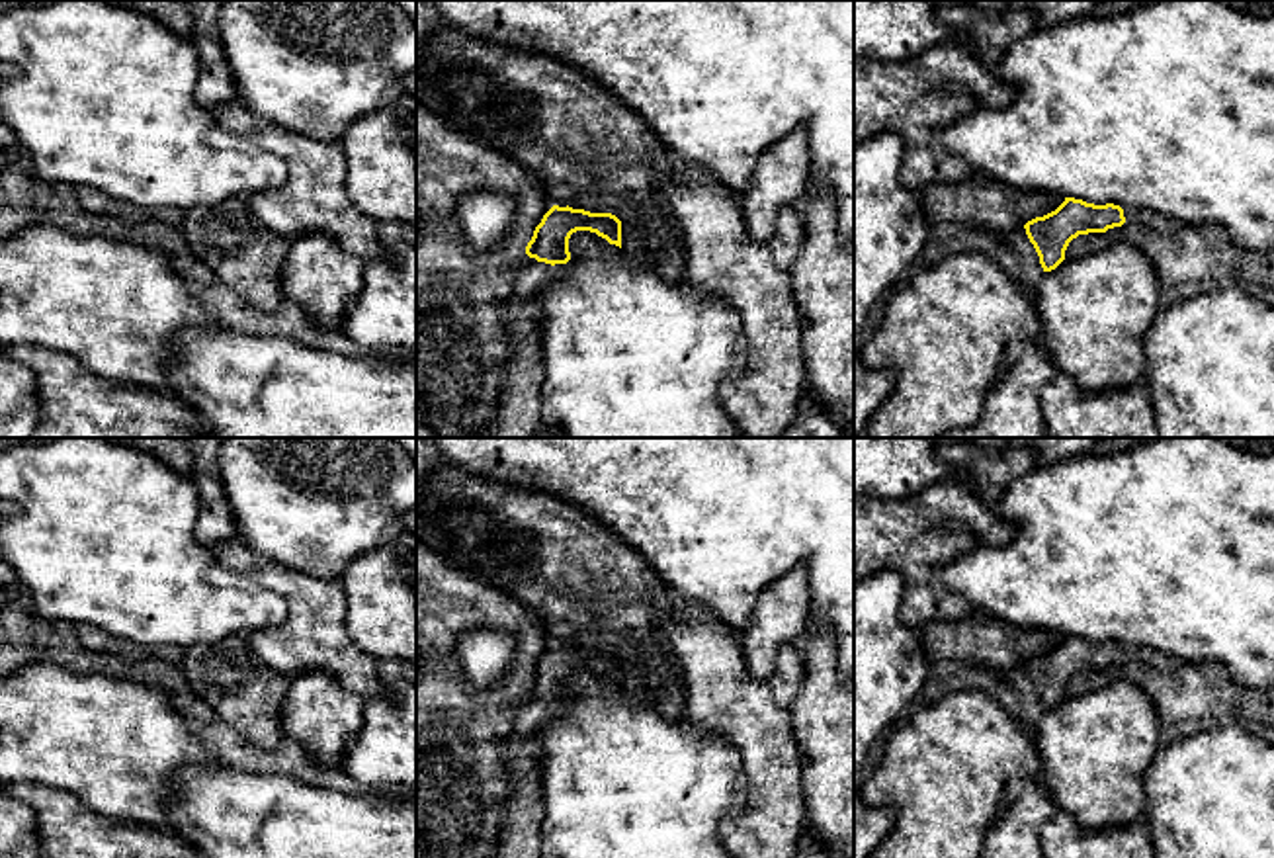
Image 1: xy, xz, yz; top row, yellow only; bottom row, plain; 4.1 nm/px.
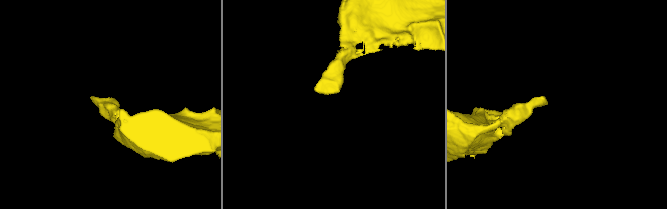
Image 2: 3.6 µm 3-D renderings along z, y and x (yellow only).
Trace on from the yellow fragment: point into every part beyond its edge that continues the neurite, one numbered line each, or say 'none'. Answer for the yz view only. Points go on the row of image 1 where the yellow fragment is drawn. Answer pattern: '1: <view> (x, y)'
1: yz (1140, 215)

